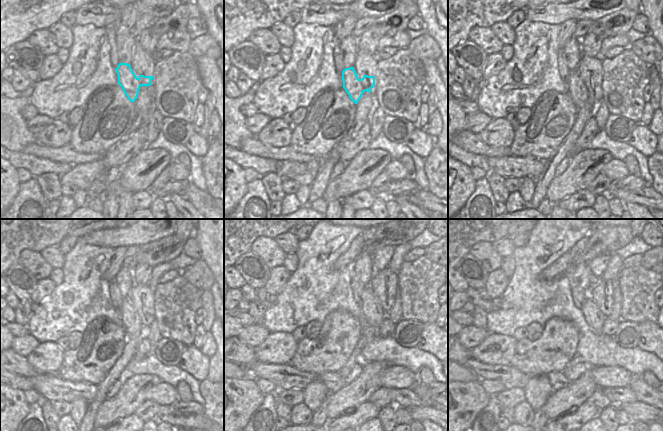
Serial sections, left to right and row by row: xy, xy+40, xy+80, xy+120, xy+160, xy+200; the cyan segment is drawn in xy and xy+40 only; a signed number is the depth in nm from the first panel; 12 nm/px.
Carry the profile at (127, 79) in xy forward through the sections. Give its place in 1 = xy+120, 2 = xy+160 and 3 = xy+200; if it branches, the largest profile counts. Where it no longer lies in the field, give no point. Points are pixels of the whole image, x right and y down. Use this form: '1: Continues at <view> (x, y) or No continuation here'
1: Continues at xy+120 (131, 316)
2: Continues at xy+160 (371, 310)
3: Continues at xy+200 (594, 318).

